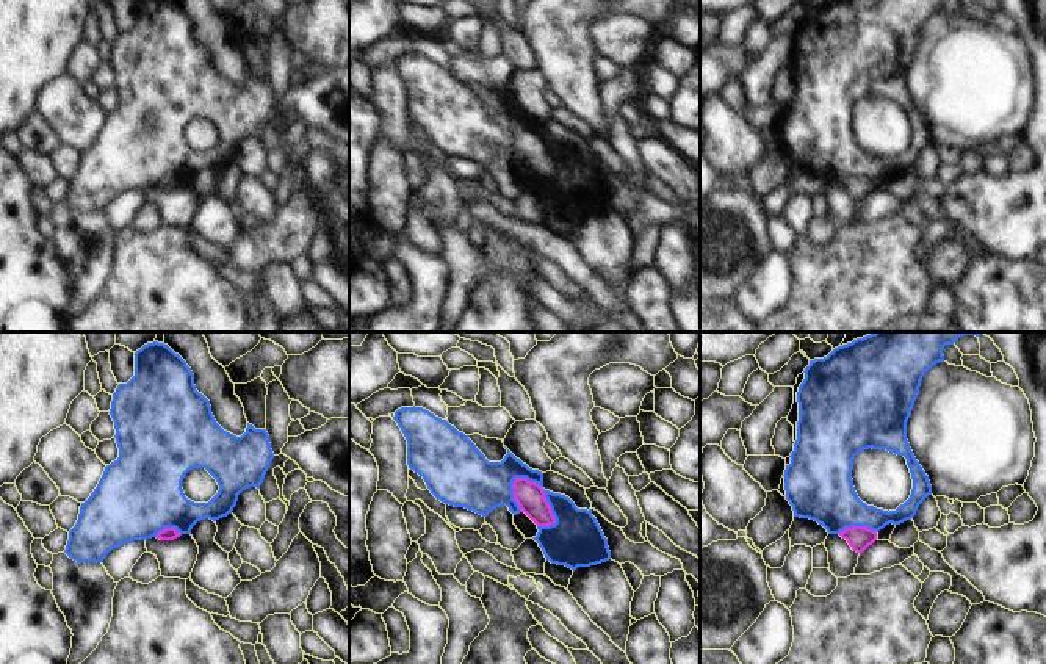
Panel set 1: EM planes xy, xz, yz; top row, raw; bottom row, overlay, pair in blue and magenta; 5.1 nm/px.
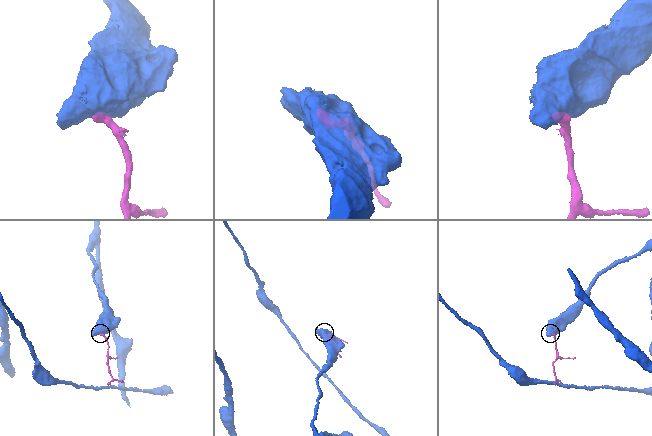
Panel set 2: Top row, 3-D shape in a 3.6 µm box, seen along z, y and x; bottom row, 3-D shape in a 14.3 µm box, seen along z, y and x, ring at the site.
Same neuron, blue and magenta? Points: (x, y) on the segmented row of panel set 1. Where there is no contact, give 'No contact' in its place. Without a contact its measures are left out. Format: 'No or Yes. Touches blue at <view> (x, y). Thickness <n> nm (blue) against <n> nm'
No. Touches blue at xz (545, 494). Thickness 160 nm (blue) against 150 nm.

